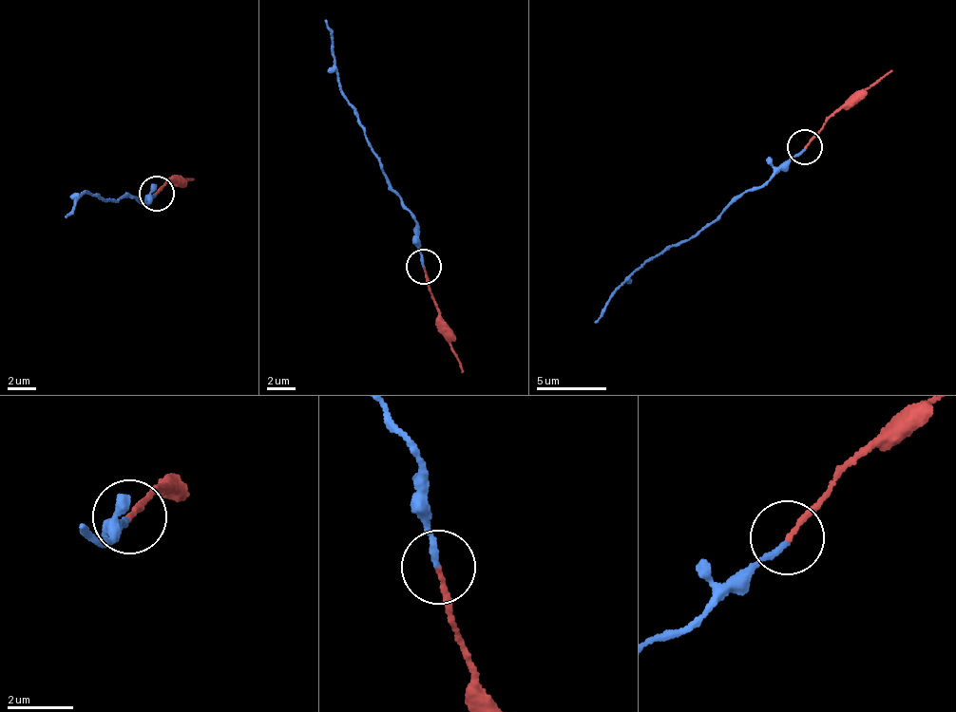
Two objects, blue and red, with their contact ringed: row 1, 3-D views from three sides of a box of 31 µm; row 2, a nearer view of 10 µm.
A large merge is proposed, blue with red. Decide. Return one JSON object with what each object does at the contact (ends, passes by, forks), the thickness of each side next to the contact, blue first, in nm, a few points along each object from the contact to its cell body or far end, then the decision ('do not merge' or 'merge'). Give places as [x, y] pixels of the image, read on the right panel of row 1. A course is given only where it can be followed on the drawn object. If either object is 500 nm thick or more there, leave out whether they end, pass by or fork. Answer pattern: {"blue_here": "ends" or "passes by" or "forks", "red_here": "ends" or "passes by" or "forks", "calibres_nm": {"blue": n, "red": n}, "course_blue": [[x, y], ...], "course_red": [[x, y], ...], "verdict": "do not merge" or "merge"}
{"blue_here": "ends", "red_here": "ends", "calibres_nm": {"blue": 180, "red": 140}, "course_blue": [[804, 150], [760, 187], [743, 191], [714, 221], [652, 256], [613, 295], [595, 324]], "course_red": [[804, 146], [837, 111], [893, 69]], "verdict": "do not merge"}

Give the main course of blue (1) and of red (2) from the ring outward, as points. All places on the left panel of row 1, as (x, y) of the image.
1: (156, 195), (141, 203), (134, 195), (117, 201), (88, 191), (64, 216)
2: (156, 192), (172, 181), (194, 179)

